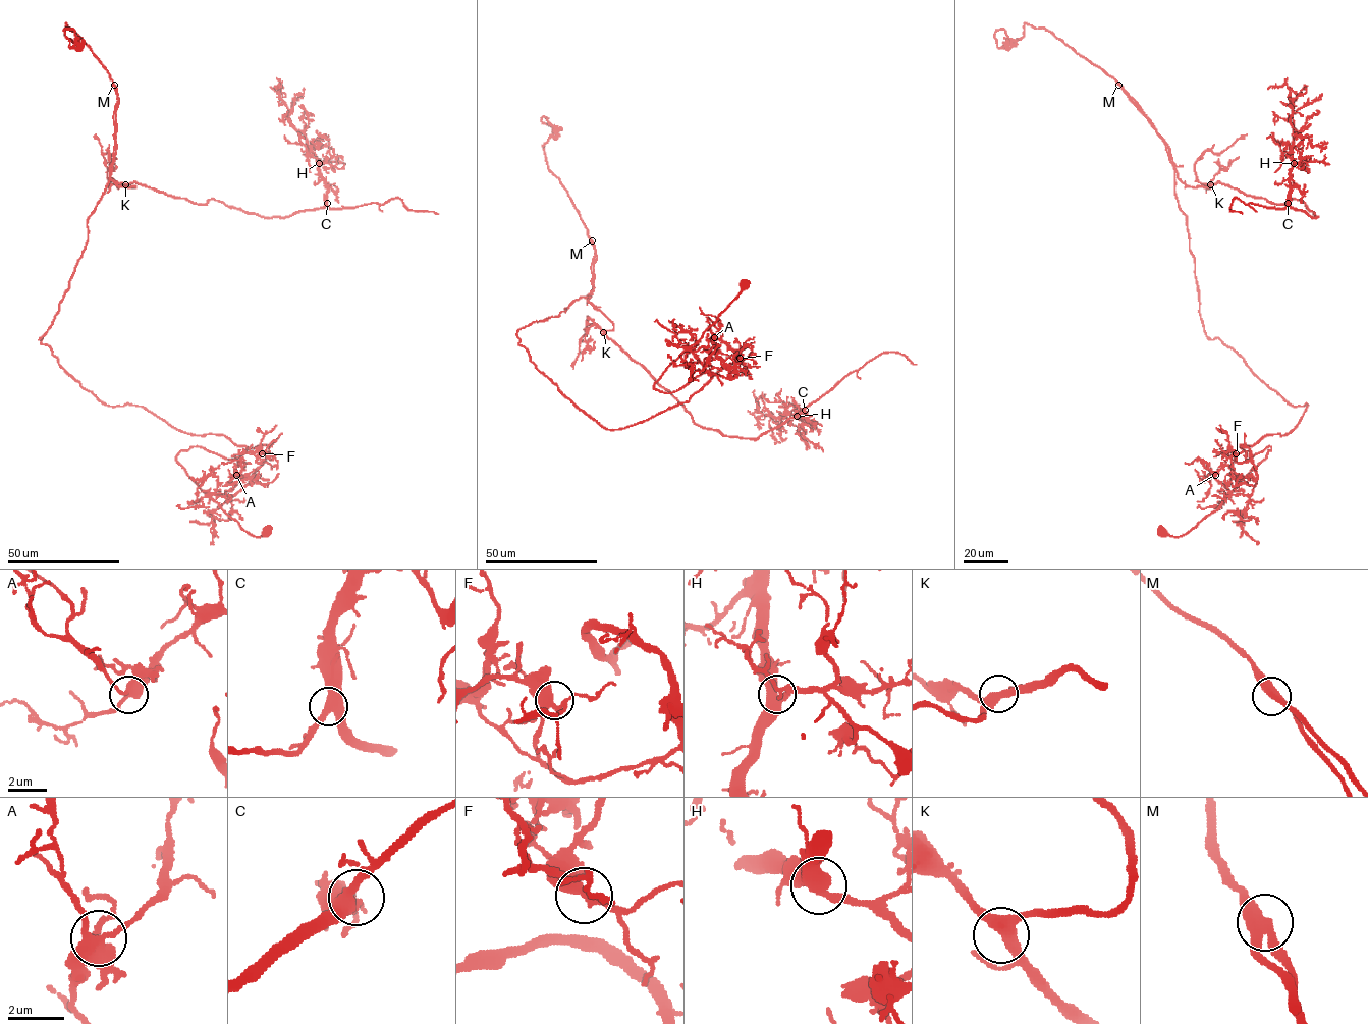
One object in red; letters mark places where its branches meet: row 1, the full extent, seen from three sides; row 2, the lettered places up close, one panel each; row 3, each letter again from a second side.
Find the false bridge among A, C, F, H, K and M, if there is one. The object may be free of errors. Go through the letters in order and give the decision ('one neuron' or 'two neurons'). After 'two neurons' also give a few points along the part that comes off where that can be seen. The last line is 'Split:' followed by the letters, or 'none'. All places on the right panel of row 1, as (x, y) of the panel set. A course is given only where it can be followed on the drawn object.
A: one neuron
C: one neuron
F: one neuron
H: one neuron
K: one neuron
M: two neurons; foreign part runs (1118, 85), (1186, 185), (1299, 200), (1316, 218), (1289, 203), (1293, 104), (1287, 85), (1267, 89)
Split: M

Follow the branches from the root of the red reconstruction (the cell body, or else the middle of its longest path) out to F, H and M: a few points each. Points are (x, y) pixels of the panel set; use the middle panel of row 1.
F: (744, 284), (740, 294), (699, 340), (686, 348), (706, 369), (729, 379), (743, 373), (733, 357), (740, 358)
H: (744, 284), (686, 348), (746, 372), (624, 428), (517, 344), (587, 297), (696, 424), (757, 438), (797, 416)
M: (744, 284), (686, 348), (746, 372), (607, 430), (516, 335), (591, 295), (592, 240)

